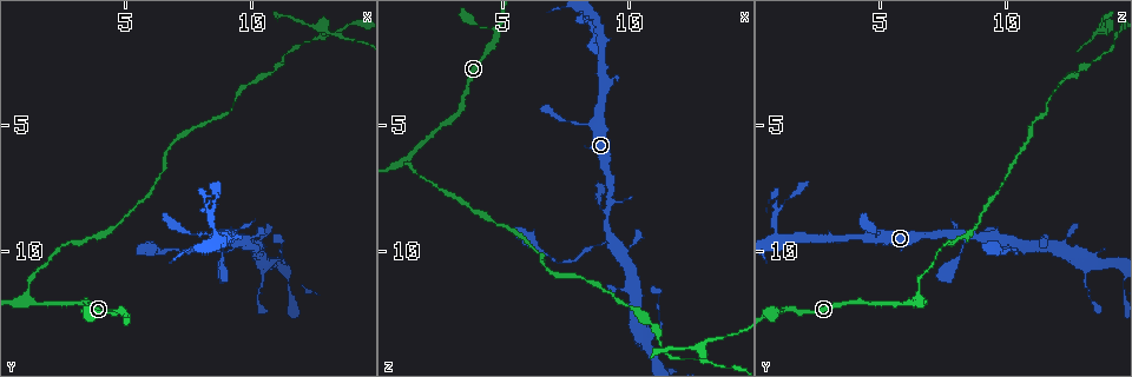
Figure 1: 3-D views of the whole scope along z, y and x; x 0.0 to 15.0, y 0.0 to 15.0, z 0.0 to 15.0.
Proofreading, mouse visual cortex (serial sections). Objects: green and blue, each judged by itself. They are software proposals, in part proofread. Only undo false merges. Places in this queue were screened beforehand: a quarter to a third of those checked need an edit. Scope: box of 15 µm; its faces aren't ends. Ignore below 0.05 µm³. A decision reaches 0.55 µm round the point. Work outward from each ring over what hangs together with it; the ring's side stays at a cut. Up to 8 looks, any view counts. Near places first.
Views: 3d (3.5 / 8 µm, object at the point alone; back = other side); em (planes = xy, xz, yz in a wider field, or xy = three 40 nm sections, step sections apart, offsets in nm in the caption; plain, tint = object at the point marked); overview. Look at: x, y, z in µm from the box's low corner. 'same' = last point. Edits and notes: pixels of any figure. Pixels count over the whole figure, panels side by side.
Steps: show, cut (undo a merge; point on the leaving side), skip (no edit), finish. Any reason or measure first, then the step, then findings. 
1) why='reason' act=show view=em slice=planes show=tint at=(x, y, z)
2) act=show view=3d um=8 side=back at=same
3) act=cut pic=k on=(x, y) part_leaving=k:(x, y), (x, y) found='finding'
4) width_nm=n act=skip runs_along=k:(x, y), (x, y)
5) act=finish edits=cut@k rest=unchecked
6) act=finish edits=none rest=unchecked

why='a narrow waist' act=show view=3d um=8 at=(4.8, 12.4, 1.2)

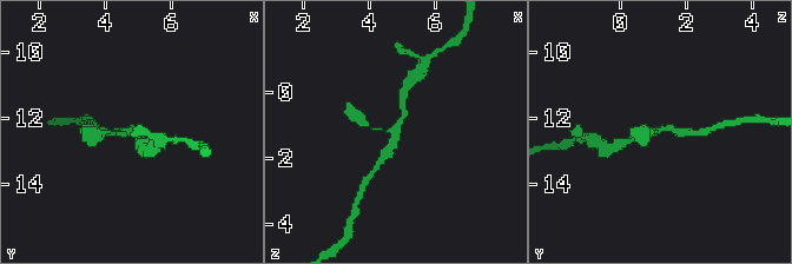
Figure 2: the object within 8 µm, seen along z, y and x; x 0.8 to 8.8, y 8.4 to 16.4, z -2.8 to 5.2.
arms=3 arm_widths_nm=100,200,300 why='now the EM' act=show view=em slice=xy step=1 show=tint at=(4.8, 12.4, 1.2)

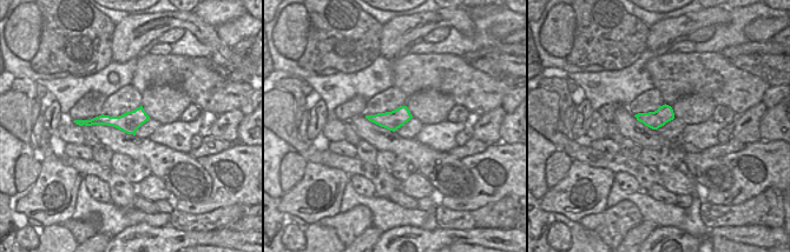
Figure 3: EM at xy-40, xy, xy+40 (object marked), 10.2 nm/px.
act=skip found='all the same cell'

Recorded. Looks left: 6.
why='abrupt turn' act=show view=3d um=3.5 at=(1.1, 12.0, 6.5)

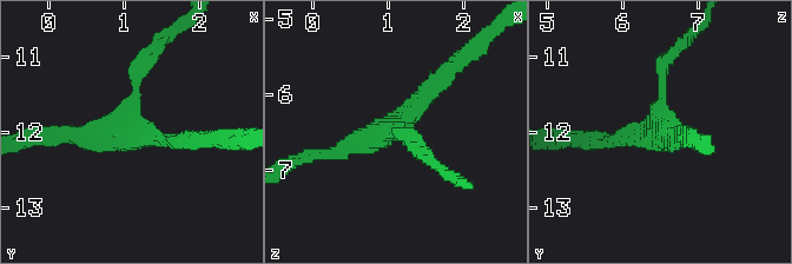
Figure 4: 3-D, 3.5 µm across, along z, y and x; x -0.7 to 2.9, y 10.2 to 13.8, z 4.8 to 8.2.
arms=3 arm_widths_nm=150,200,250 act=show view=em slice=xy step=2 show=tint at=(1.10, 11.90, 6.50)

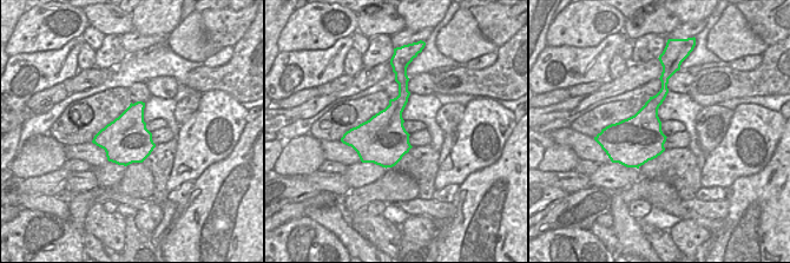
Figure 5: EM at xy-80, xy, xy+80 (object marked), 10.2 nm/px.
act=skip runs_along=4:(602, 140), (657, 126), (668, 58) found='continuous, no second cell'

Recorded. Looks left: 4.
why='abrupt turn' act=show view=3d um=8 at=(9.4, 9.5, 9.5)

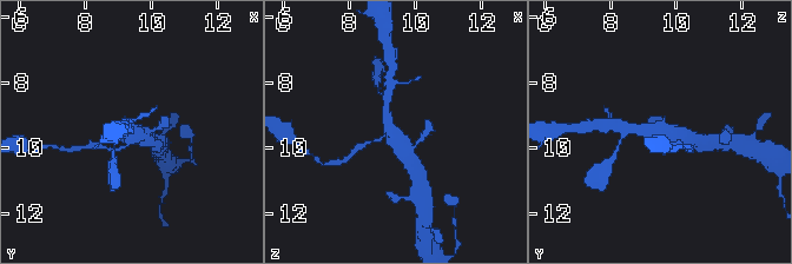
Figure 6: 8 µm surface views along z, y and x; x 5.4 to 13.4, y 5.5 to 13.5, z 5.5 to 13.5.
arms=3 arm_widths_nm=150,250,600 act=show view=em slice=xy step=3 show=tint at=(9.4, 9.5, 9.6)

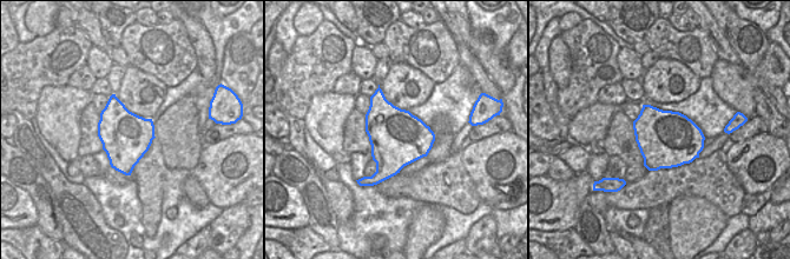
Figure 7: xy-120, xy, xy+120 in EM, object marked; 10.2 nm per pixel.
act=skip runs_along=6:(387, 103), (387, 121), (410, 160) found='continuous, no second cell'

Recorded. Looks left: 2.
act=finish edits=none rest=unchecked

